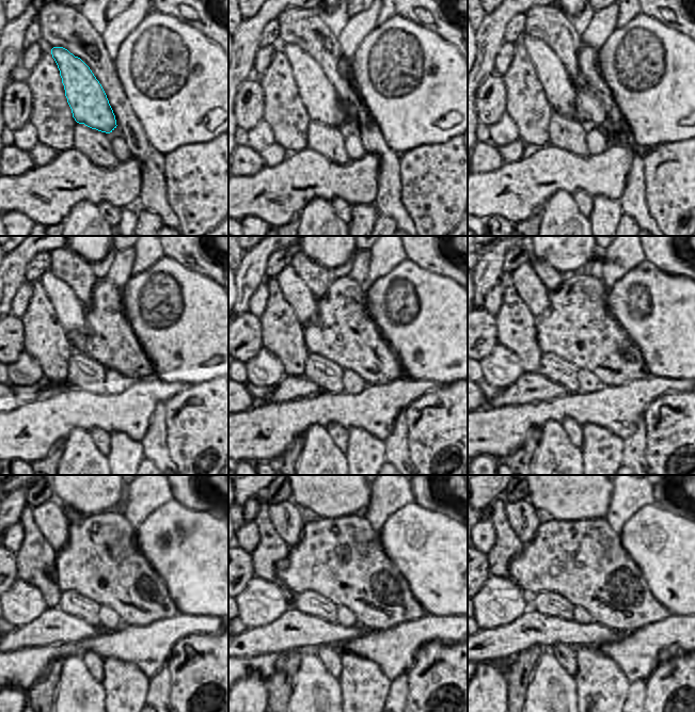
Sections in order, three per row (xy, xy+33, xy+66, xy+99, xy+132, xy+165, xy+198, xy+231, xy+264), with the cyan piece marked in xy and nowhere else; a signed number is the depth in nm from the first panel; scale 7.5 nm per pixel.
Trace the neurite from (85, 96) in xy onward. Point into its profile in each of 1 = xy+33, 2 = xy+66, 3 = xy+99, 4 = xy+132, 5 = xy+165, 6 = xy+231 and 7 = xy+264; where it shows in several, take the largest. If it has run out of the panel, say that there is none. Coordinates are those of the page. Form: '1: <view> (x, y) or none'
1: xy+33 (320, 94)
2: xy+66 (557, 83)
3: xy+99 (70, 311)
4: xy+132 (304, 303)
5: xy+165 (530, 286)
6: xy+231 (288, 519)
7: xy+264 (524, 518)

